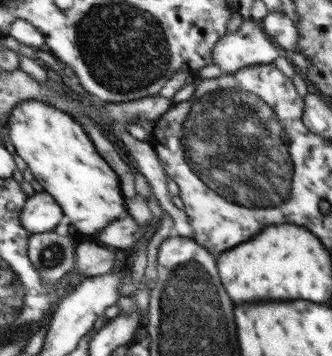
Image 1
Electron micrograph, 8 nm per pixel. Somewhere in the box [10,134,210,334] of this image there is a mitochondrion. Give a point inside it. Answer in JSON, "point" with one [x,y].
{"point":[51,256]}

